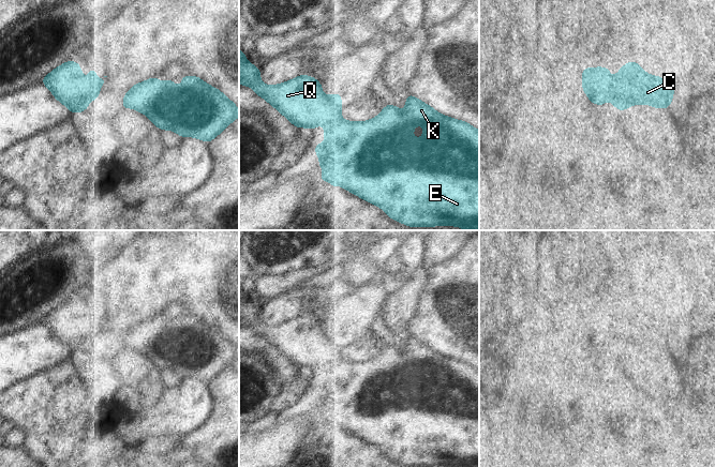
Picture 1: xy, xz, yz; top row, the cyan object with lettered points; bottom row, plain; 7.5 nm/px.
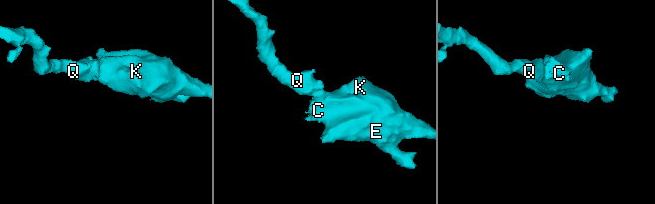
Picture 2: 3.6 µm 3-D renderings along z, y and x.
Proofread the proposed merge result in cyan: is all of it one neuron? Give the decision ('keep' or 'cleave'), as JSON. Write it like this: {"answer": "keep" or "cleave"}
{"answer": "keep"}

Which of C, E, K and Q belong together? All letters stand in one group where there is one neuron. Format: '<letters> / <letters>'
C E K Q

